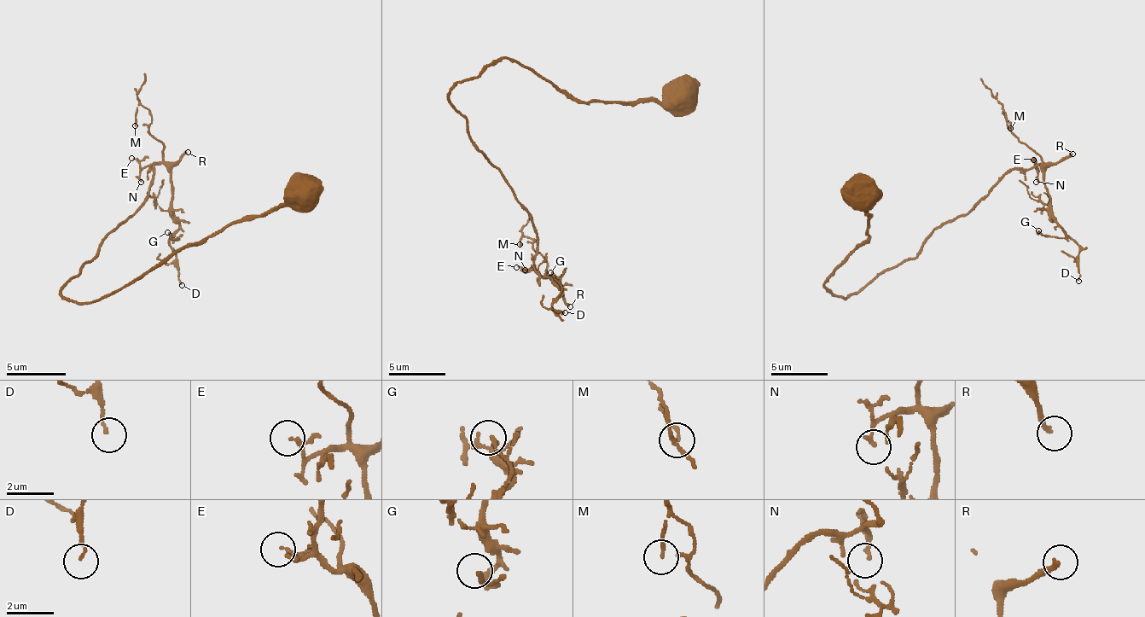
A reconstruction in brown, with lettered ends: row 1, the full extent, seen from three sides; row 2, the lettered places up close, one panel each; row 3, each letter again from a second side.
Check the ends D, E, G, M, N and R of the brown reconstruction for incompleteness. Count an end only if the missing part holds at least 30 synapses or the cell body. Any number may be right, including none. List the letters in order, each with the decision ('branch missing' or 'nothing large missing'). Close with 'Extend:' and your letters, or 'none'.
D: nothing large missing
E: nothing large missing
G: nothing large missing
M: nothing large missing
N: nothing large missing
R: branch missing
Extend: R

